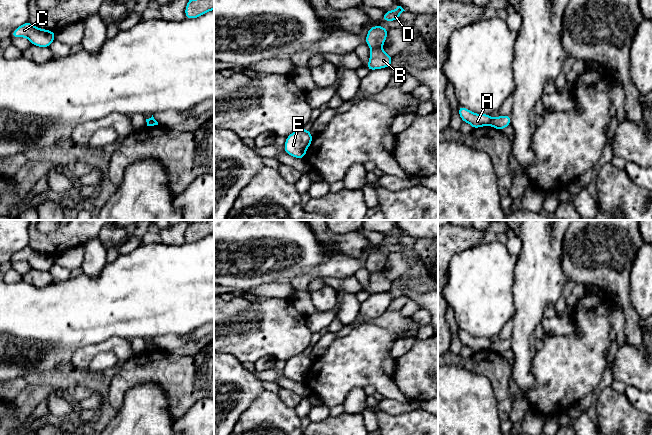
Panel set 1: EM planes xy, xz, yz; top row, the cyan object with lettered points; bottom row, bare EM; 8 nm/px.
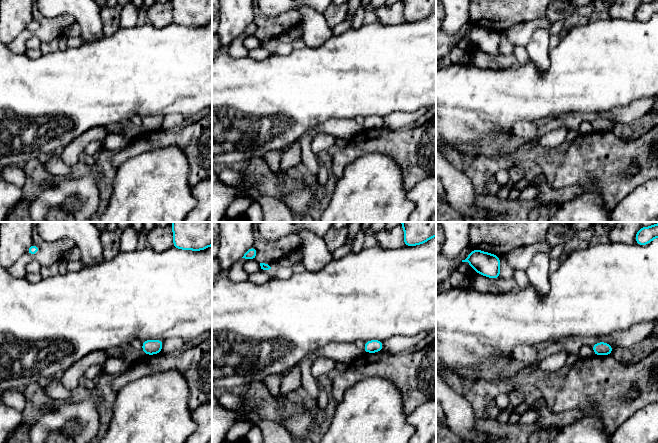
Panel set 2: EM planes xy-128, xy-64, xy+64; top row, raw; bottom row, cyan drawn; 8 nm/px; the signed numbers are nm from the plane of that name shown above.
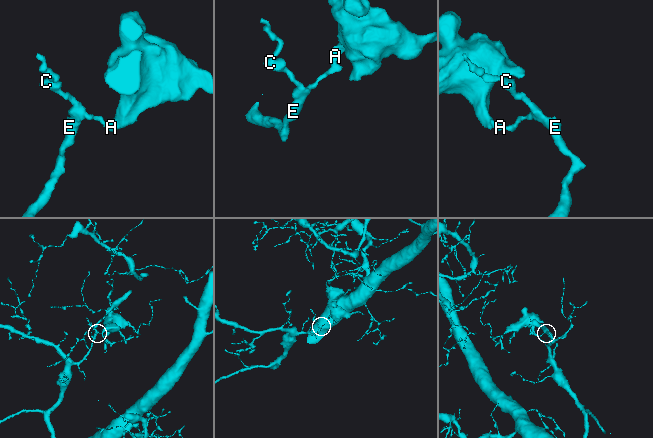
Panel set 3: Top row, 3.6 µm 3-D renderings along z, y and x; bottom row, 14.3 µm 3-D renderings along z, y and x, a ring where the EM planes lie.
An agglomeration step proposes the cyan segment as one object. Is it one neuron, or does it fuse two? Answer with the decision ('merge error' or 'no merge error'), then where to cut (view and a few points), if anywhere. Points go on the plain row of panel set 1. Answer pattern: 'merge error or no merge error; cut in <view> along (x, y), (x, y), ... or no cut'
merge error; cut in xz along (380, 270), (371, 273)

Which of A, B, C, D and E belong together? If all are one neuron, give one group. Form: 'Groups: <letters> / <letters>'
Groups: A D / B C E

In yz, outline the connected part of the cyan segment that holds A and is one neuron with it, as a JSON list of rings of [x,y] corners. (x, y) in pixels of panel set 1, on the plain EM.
[[[463,330],[458,331],[460,342],[463,346],[468,346],[473,353],[490,349],[492,344],[489,338],[475,338]]]

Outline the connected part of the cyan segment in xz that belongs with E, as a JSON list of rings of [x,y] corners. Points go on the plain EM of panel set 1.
[[[301,352],[288,361],[284,368],[284,375],[295,382],[304,383],[305,377],[313,364],[310,354]]]

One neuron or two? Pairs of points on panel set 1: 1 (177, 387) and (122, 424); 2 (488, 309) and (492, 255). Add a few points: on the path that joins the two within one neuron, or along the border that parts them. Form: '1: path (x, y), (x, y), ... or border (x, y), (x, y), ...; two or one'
1: border (145, 382), (159, 386), (172, 417); two
2: path (488, 296), (489, 268); one

